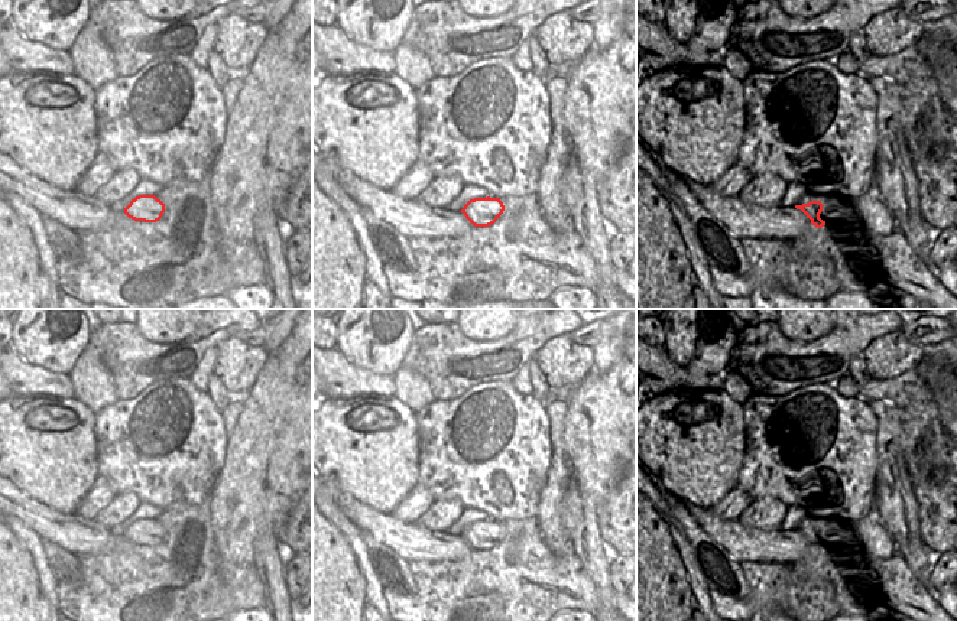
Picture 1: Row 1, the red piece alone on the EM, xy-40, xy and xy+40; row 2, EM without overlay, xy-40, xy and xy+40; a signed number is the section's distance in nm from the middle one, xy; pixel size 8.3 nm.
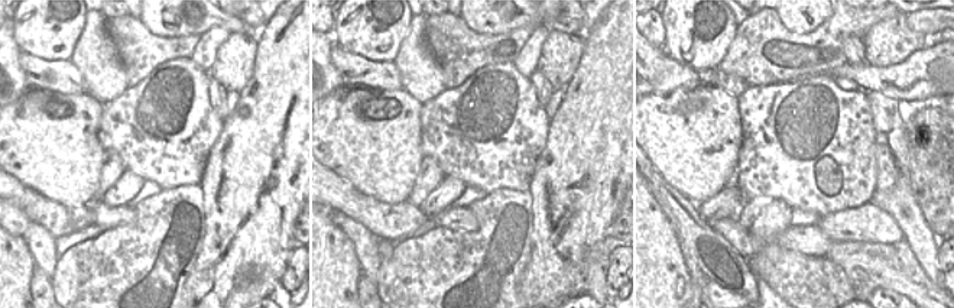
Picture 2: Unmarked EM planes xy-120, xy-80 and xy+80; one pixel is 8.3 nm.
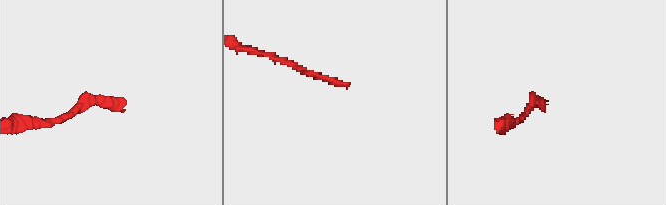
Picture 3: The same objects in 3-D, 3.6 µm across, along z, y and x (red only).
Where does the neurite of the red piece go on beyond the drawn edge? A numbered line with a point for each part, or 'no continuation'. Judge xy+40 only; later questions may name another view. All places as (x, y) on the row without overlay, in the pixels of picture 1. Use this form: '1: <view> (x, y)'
1: xy+40 (868, 530)

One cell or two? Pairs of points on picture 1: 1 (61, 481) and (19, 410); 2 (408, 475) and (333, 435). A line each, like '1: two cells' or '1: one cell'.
1: one cell
2: one cell

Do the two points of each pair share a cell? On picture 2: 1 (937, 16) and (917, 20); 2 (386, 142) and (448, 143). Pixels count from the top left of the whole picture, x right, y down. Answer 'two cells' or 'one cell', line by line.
1: one cell
2: two cells

